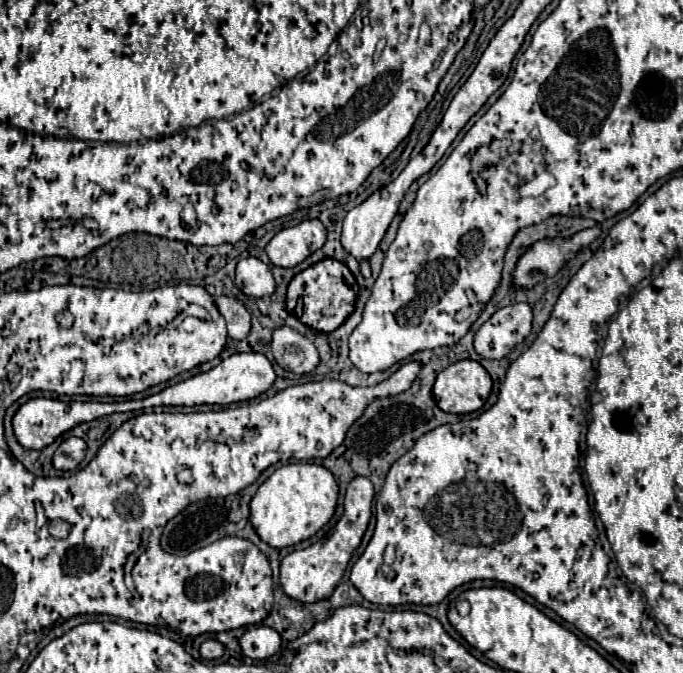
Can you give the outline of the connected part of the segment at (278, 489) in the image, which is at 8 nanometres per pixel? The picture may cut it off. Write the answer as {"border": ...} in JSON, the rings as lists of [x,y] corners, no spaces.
{"border":[[[299,462],[275,470],[257,490],[251,500],[251,522],[267,544],[285,548],[299,544],[319,532],[335,514],[339,484],[333,474],[319,464]]]}

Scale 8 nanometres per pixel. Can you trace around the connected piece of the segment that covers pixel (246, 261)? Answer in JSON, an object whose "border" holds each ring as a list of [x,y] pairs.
{"border":[[[253,256],[239,260],[235,284],[241,292],[255,298],[265,298],[275,292],[275,280],[269,266]]]}

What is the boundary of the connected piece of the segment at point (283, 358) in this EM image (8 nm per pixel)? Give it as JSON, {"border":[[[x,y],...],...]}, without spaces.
{"border":[[[277,328],[273,334],[273,356],[283,370],[307,374],[317,368],[319,354],[309,338],[293,328]]]}

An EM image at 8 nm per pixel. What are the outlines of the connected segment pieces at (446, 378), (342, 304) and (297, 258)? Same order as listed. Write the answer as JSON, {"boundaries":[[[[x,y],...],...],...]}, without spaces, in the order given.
{"boundaries":[[[[459,360],[439,372],[433,396],[443,412],[471,414],[479,410],[491,394],[493,380],[475,360]]],[[[325,258],[293,276],[287,288],[287,310],[313,330],[333,332],[353,312],[355,298],[357,298],[357,282],[349,272],[349,268],[339,260]]],[[[305,220],[297,226],[283,228],[267,244],[265,252],[275,266],[291,268],[325,244],[327,232],[319,220]]]]}

